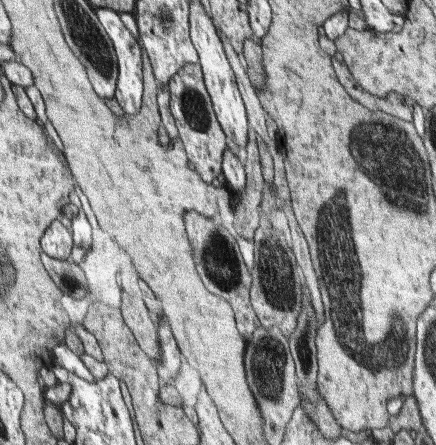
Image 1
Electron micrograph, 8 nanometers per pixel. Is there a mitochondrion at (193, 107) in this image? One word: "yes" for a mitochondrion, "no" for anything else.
yes

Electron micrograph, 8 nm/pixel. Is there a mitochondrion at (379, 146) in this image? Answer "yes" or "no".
yes

